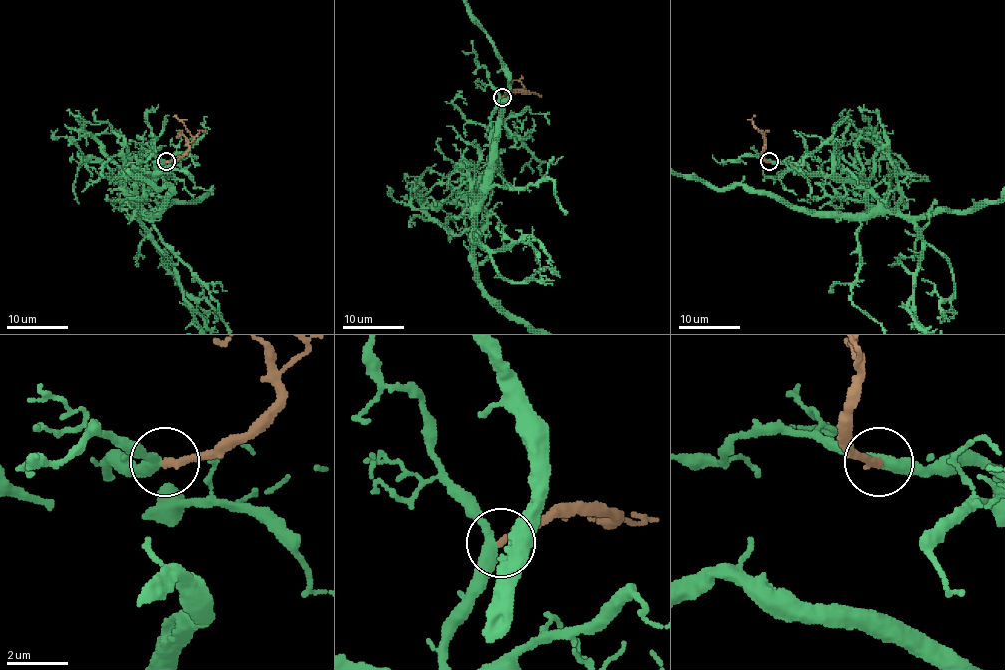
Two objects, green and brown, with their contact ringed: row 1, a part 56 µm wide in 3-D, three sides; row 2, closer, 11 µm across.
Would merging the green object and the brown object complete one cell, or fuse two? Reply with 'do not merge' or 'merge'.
merge

